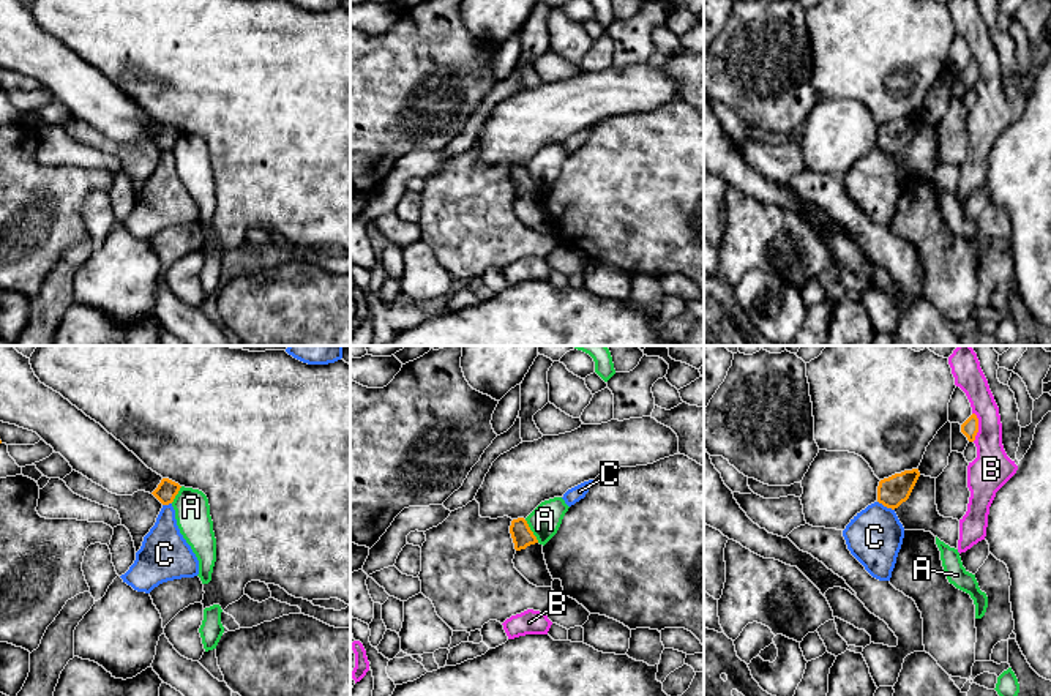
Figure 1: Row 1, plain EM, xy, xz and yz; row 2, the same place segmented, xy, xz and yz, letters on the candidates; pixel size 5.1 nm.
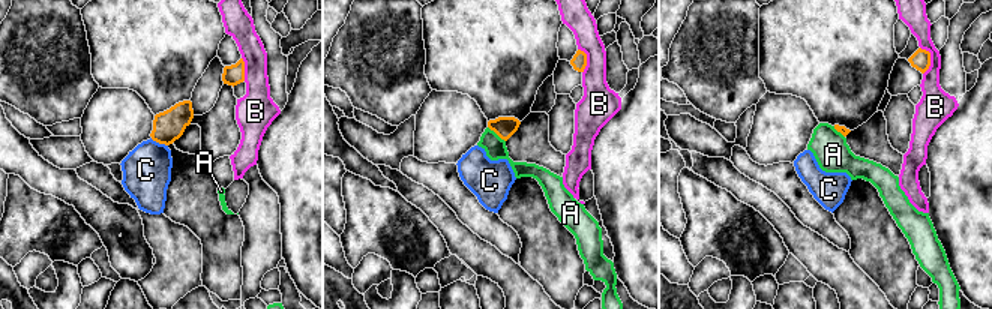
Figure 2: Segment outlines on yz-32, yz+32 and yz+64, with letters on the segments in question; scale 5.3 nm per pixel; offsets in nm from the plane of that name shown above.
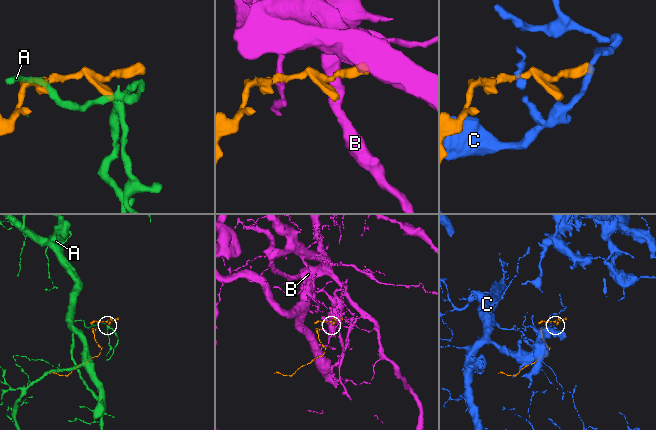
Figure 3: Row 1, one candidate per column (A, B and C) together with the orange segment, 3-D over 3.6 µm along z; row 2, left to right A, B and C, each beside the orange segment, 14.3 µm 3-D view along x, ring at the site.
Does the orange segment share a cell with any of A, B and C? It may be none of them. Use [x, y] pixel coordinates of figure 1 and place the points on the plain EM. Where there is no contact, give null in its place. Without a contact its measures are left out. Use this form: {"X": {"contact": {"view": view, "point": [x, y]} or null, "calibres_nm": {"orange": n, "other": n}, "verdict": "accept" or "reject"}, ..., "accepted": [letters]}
{"A": {"contact": {"view": "xz", "point": [531, 177]}, "calibres_nm": {"orange": 110, "other": 160}, "verdict": "accept"}, "B": {"contact": {"view": "yz", "point": [977, 73]}, "calibres_nm": {"orange": 90, "other": 200}, "verdict": "reject"}, "C": {"contact": {"view": "yz", "point": [886, 152]}, "calibres_nm": {"orange": 150, "other": 280}, "verdict": "reject"}, "accepted": ["A"]}

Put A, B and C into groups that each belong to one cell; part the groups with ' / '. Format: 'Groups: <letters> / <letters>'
Groups: A / B / C

